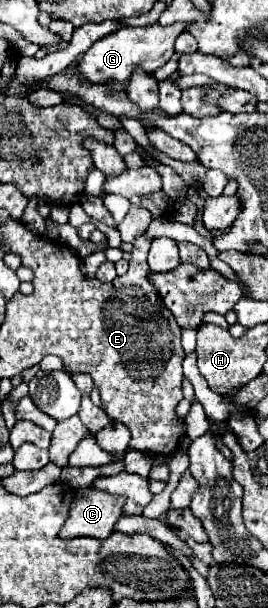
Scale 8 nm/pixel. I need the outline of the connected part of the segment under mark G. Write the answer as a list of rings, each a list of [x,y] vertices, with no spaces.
[[[151,24],[143,28],[121,28],[93,44],[89,52],[83,54],[81,62],[77,64],[77,72],[85,76],[85,80],[93,84],[127,84],[133,68],[141,66],[145,72],[155,72],[159,66],[163,66],[171,54],[175,52],[173,44],[181,32],[185,32],[187,24],[171,24],[171,26],[161,26],[161,24]]]

